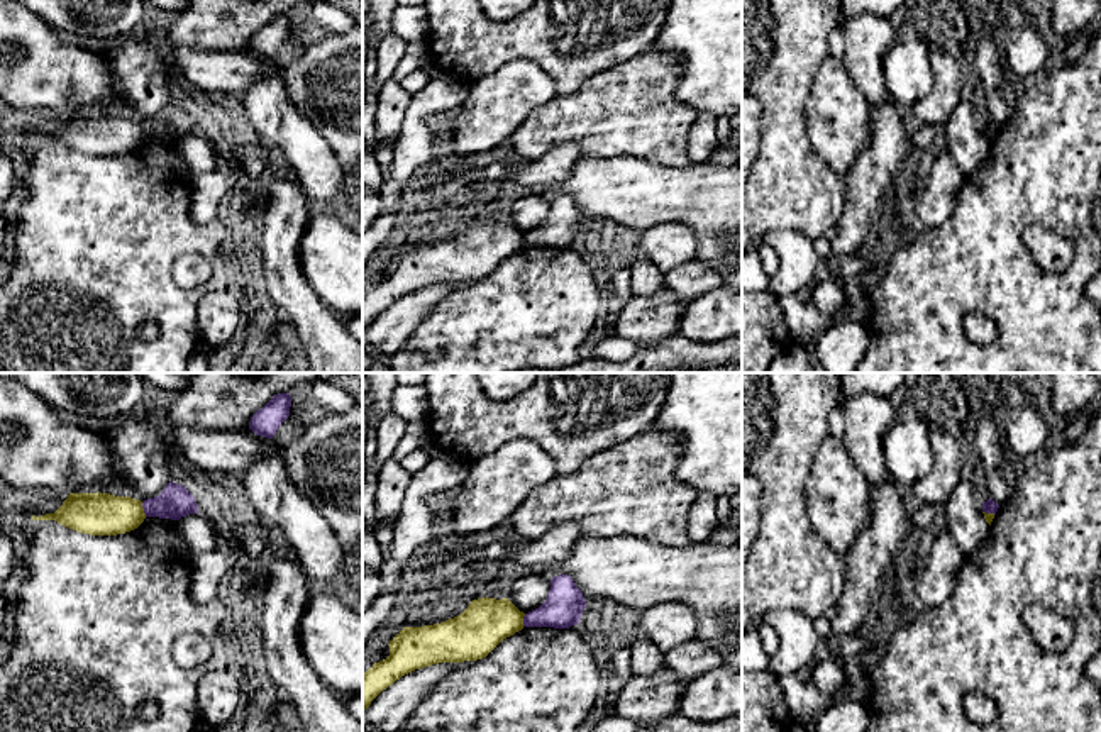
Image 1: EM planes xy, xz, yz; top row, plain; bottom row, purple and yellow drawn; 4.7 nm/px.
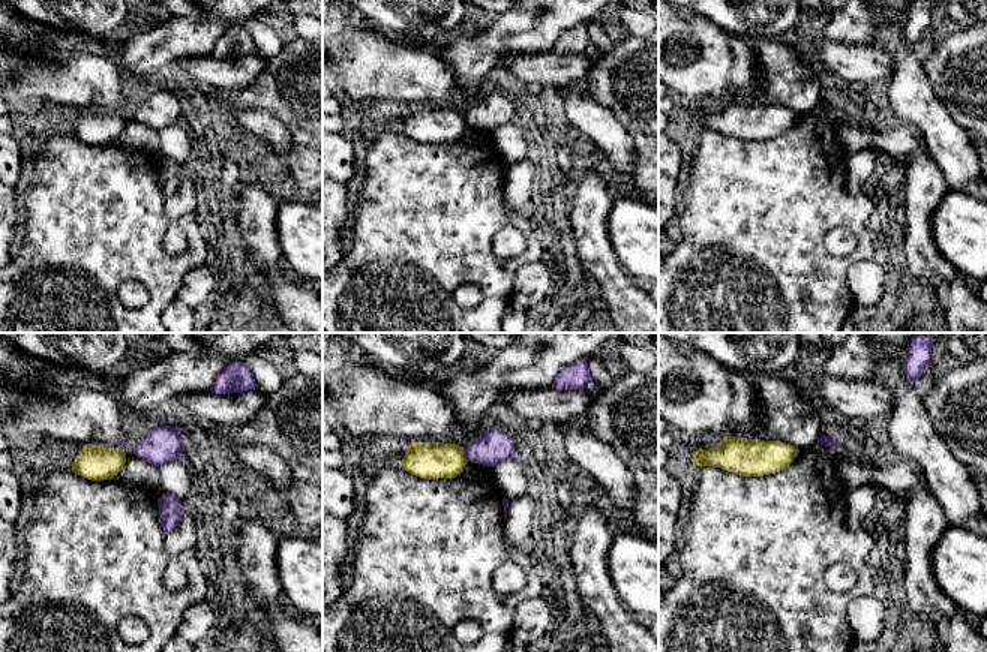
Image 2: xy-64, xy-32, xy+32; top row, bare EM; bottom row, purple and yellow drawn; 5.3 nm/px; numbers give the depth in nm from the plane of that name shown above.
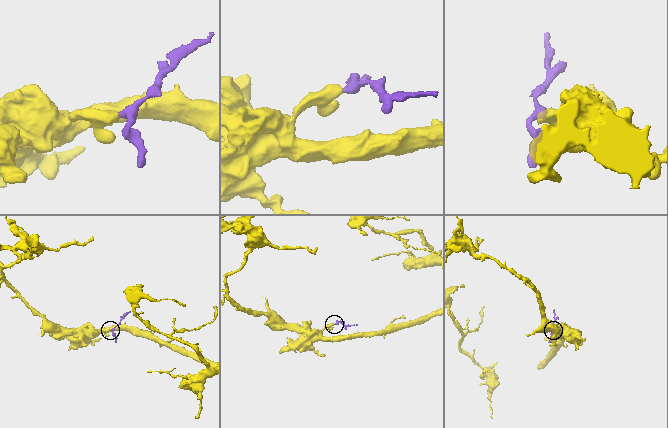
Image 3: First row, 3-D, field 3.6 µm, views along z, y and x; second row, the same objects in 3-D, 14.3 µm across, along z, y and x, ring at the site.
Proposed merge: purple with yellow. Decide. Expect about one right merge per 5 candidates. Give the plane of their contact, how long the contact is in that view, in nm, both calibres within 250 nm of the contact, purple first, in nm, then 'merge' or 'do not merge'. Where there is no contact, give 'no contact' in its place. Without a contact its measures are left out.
meets purple in xy; contact 80 nm long; 160 nm thick on the purple side, 200 nm on the other; do not merge

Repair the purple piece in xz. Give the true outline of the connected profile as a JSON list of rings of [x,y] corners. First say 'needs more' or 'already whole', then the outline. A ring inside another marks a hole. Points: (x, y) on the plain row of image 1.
already whole; [[[559,195],[550,200],[547,220],[525,234],[523,247],[569,249],[578,246],[586,229],[586,220],[571,197]]]

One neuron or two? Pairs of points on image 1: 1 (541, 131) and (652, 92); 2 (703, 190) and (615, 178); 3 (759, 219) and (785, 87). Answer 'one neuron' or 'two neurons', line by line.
1: one neuron
2: one neuron
3: one neuron

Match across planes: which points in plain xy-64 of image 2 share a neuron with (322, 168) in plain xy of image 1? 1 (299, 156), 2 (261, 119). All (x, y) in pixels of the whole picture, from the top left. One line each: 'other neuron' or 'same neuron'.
1: other neuron
2: same neuron

